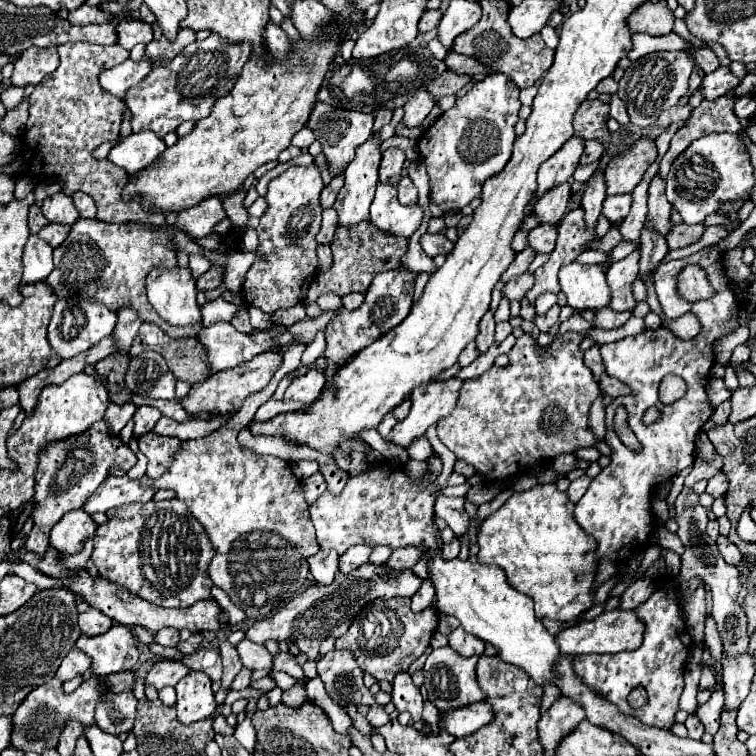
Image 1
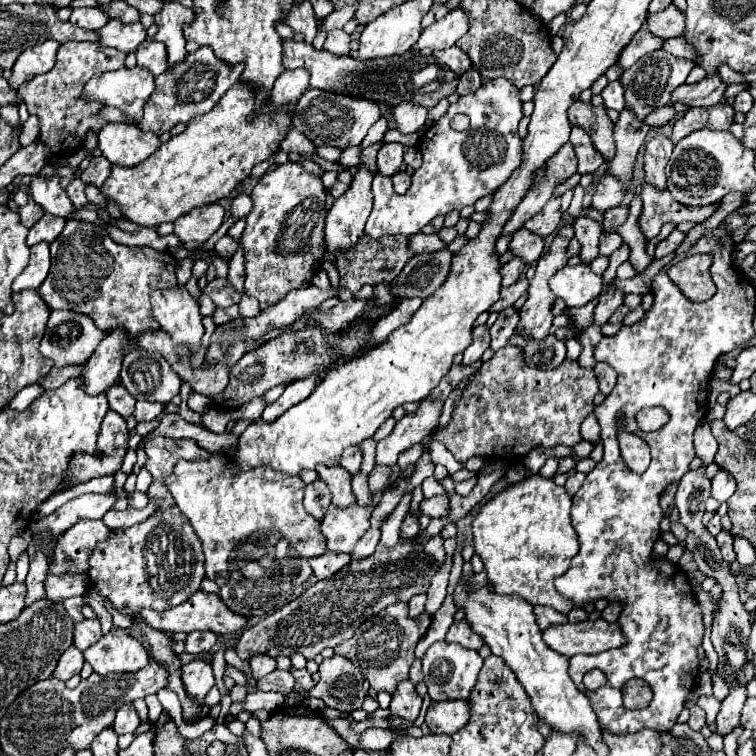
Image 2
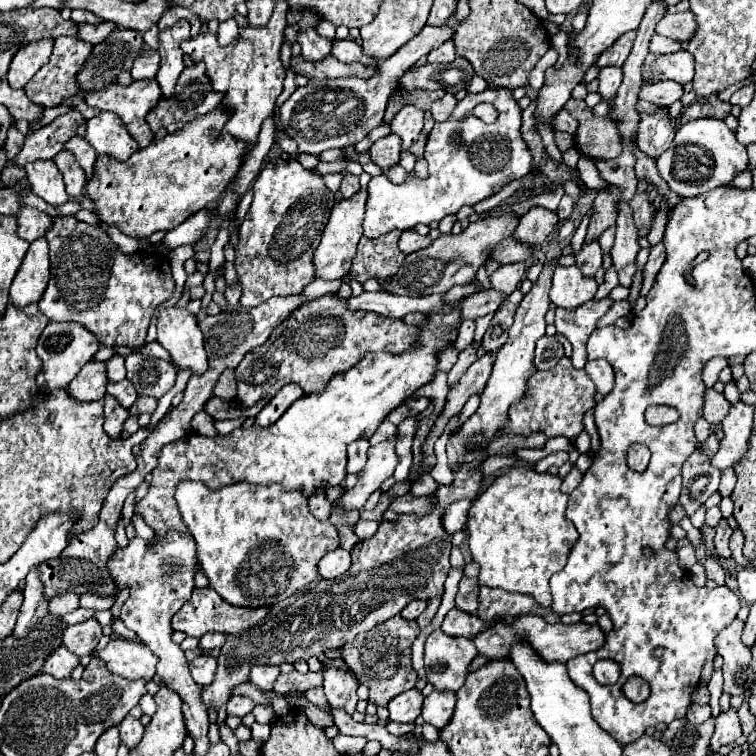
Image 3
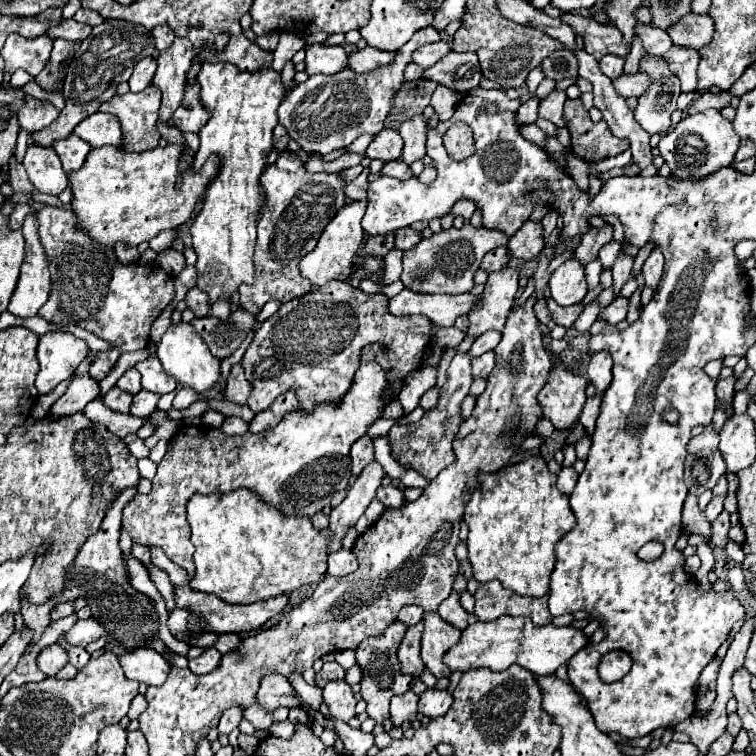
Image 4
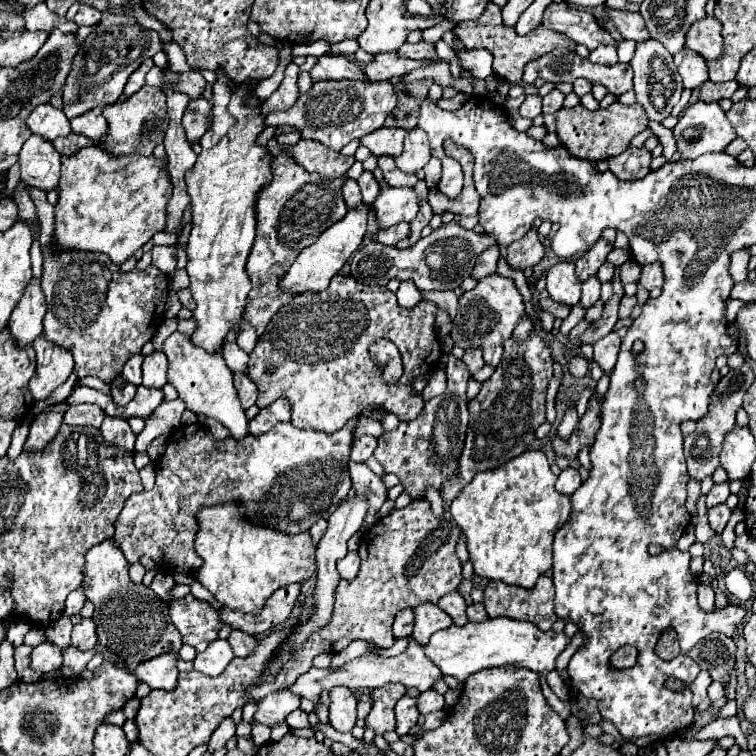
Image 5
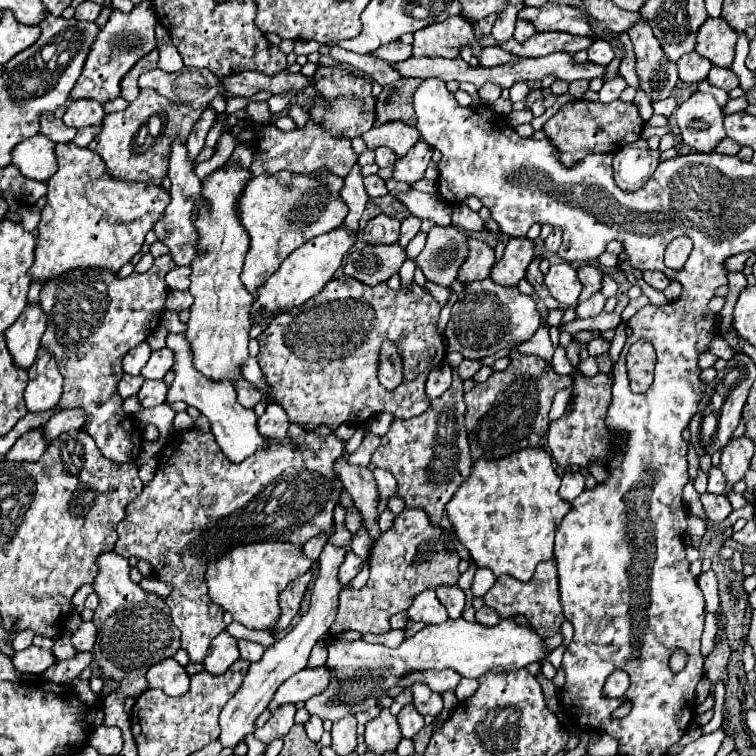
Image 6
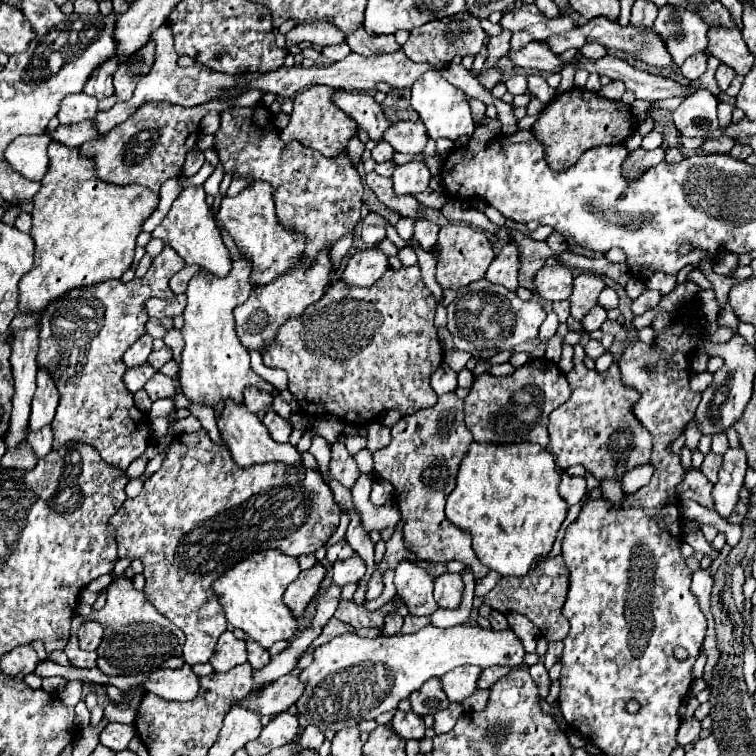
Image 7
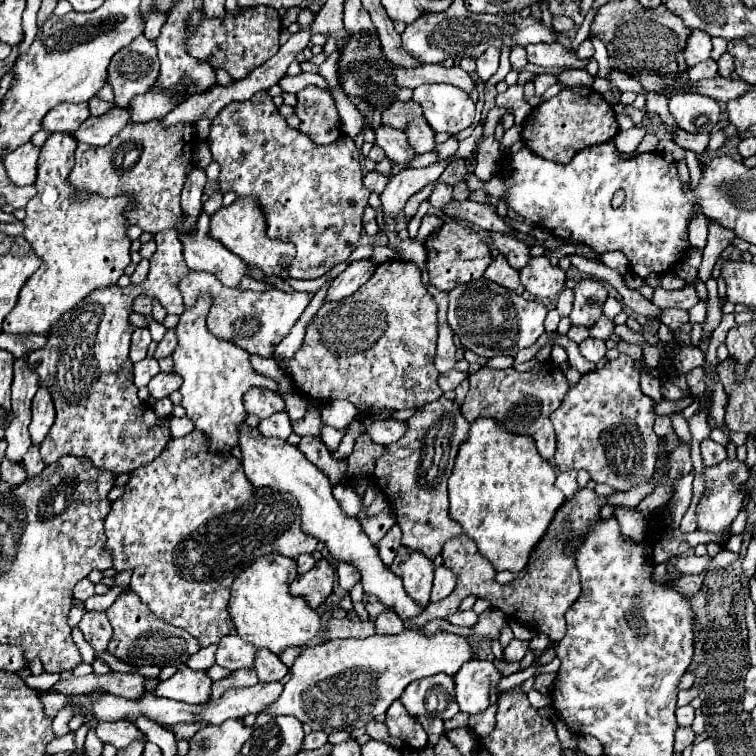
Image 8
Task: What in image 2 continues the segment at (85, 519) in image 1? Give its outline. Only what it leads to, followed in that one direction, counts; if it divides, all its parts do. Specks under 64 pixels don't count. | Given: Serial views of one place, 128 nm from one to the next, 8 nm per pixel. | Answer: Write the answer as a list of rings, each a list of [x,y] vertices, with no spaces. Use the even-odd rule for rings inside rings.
[[[80,520],[60,536],[54,558],[50,560],[48,574],[88,576],[90,552],[96,548],[98,542],[106,540],[106,536],[110,536],[110,528],[104,526],[102,520]]]

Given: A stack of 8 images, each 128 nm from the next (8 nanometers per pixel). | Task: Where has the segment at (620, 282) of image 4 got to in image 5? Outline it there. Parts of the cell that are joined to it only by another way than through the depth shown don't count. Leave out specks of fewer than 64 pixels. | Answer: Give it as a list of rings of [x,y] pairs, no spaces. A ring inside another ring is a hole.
[[[618,270],[614,274],[614,280],[612,280],[612,286],[614,286],[614,296],[610,298],[610,302],[604,306],[604,314],[600,320],[592,322],[588,326],[588,330],[580,336],[582,338],[582,344],[594,344],[598,342],[600,338],[604,338],[606,334],[612,332],[616,320],[618,320],[618,304],[620,304],[620,298],[624,296],[624,288],[620,284],[620,276],[618,276]]]

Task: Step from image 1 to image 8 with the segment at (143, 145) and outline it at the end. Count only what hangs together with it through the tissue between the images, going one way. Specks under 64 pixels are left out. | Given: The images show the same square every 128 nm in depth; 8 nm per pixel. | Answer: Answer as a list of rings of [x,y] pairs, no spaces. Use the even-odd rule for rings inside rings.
[[[64,102],[54,106],[42,120],[42,128],[48,132],[76,132],[88,118],[88,104]]]

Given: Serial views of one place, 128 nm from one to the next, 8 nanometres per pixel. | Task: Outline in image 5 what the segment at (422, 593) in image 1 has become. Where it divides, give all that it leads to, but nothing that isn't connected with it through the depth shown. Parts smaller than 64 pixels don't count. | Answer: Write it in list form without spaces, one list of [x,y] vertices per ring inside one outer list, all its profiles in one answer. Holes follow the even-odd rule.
[[[404,608],[396,614],[394,620],[394,636],[402,638],[402,636],[410,636],[412,634],[412,626],[414,626],[414,612],[412,608]]]

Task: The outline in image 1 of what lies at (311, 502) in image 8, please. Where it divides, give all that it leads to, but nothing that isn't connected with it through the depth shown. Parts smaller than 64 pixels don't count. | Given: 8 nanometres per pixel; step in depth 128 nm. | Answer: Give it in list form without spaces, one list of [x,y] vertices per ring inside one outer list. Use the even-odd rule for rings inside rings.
[[[154,268],[146,278],[146,290],[152,308],[170,326],[180,328],[202,322],[200,306],[196,302],[196,284],[190,276],[190,268]]]

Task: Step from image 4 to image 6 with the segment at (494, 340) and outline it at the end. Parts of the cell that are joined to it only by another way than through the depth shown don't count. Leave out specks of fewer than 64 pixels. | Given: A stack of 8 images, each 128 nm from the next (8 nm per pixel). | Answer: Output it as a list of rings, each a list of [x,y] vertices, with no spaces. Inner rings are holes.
[[[464,358],[464,360],[462,360],[462,364],[458,366],[458,376],[460,376],[462,380],[468,380],[468,378],[472,378],[472,376],[476,374],[476,370],[480,370],[480,366],[482,366],[480,362]]]

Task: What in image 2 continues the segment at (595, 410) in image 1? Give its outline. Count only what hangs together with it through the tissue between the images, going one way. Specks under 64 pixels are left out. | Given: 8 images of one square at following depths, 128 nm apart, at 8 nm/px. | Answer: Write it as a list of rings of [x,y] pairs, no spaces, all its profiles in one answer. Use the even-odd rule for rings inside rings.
[[[590,414],[584,422],[582,422],[582,430],[580,430],[582,438],[588,440],[588,442],[596,442],[600,438],[600,426],[598,426],[598,420],[594,418],[594,414]]]

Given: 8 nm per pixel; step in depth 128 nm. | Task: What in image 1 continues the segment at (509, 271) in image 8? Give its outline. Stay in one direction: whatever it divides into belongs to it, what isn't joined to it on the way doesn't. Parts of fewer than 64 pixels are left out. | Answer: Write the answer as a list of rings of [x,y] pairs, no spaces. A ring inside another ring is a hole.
[[[560,184],[558,188],[552,188],[538,200],[534,208],[534,216],[540,220],[540,224],[558,224],[566,210],[568,210],[568,198],[570,198],[570,184]]]

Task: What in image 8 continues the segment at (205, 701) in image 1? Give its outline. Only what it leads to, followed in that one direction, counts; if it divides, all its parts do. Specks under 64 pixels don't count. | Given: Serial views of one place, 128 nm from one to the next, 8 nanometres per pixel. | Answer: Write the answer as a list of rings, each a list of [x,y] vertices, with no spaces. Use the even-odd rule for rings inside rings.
[[[230,634],[224,636],[218,644],[216,664],[228,668],[230,672],[236,672],[242,668],[254,668],[254,656],[256,656],[256,648],[252,644],[244,642],[236,634]]]

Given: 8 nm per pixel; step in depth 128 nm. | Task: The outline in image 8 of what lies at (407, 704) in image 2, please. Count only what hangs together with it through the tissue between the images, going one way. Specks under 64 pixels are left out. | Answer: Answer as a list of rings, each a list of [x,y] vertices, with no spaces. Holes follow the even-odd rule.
[[[396,700],[388,708],[386,726],[388,726],[388,732],[392,738],[400,738],[412,750],[424,750],[428,744],[428,734],[424,732],[422,724],[416,718],[408,716],[408,712],[400,704],[400,700]]]

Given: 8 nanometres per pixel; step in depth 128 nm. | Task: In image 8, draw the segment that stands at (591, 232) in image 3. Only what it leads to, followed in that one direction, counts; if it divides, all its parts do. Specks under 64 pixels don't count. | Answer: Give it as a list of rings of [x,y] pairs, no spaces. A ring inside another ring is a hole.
[[[580,280],[574,288],[574,308],[570,312],[570,320],[574,326],[590,328],[596,324],[598,316],[602,316],[602,304],[608,298],[606,288],[598,280]]]

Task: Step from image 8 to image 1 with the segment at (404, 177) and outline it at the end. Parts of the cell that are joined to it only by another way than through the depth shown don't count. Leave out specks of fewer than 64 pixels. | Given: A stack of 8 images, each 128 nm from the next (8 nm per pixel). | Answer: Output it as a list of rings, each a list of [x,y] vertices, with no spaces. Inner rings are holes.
[[[420,90],[418,94],[414,94],[406,104],[404,104],[404,126],[408,128],[416,128],[420,126],[426,116],[430,114],[430,110],[434,108],[434,98],[426,92],[426,90]]]

